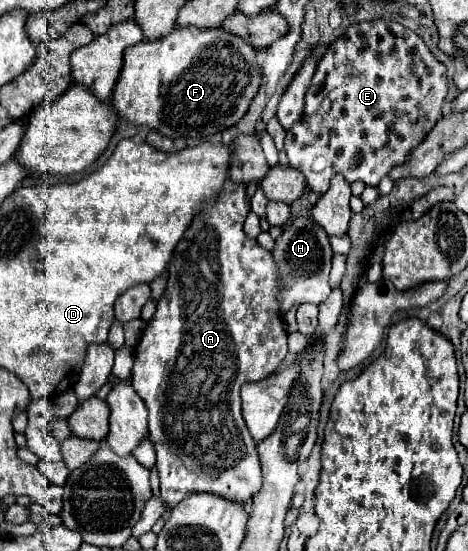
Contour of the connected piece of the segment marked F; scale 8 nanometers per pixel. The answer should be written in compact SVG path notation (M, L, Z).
M176 27L170 35L156 41L142 41L132 45L124 53L122 73L112 93L112 107L116 115L130 125L148 127L170 139L204 139L234 123L238 123L252 97L260 87L260 71L254 63L256 51L240 37L234 37L222 29L198 29Z

